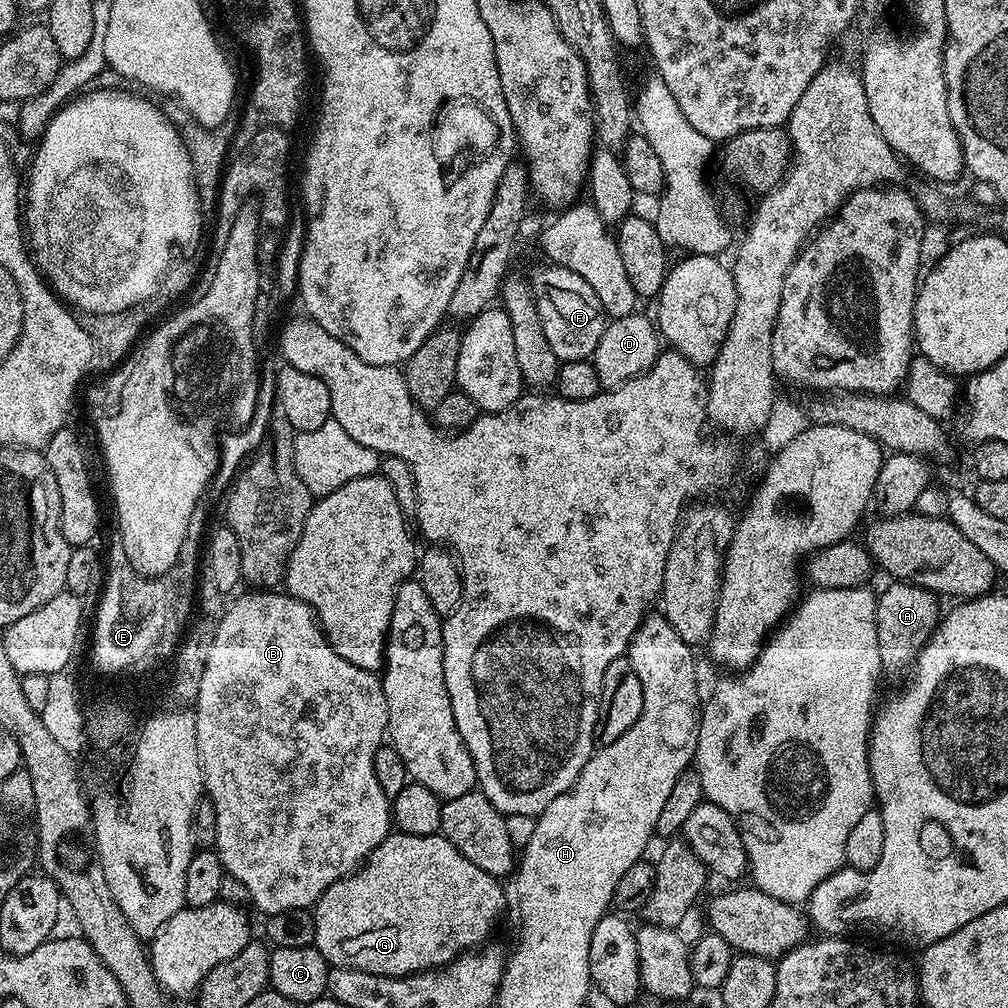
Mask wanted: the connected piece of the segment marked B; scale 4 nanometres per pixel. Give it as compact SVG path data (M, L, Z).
M284 590L244 591L235 597L237 600L232 605L228 604L223 609L223 616L215 625L208 642L202 684L194 705L196 741L204 765L206 796L207 799L212 799L209 800L210 806L216 812L214 851L220 855L225 873L244 883L249 901L253 905L256 903L264 914L273 916L282 910L311 909L330 885L343 876L352 875L393 831L390 797L382 790L382 786L378 786L378 778L374 774L374 754L386 740L388 707L381 677L354 666L354 662L346 662L342 654L335 652L324 637L324 629L320 627L310 606L306 606L301 600L295 600Z

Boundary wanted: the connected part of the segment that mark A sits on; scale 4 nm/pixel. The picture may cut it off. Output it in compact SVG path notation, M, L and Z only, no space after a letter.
M892 582L892 585L876 598L876 637L880 670L885 677L900 676L909 671L920 657L921 650L932 636L932 631L942 619L941 597L935 592L919 588L907 582Z

